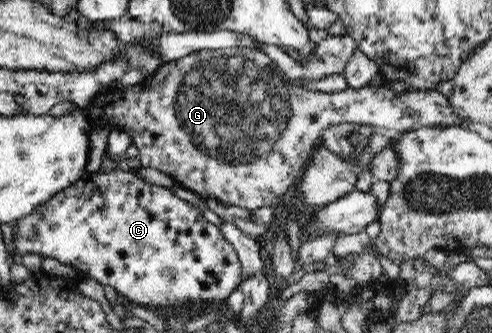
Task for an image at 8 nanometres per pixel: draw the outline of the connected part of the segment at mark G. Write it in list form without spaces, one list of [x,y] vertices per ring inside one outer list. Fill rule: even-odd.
[[[227,47],[213,50],[198,50],[190,55],[169,61],[160,66],[155,73],[152,73],[143,80],[141,86],[127,86],[122,89],[108,90],[107,92],[98,93],[97,96],[85,107],[87,115],[90,115],[91,123],[95,127],[100,127],[104,133],[117,128],[123,129],[131,138],[134,147],[138,148],[140,163],[143,167],[152,167],[152,169],[160,170],[171,178],[178,185],[186,188],[195,194],[199,194],[204,198],[213,198],[229,207],[240,207],[247,211],[260,209],[262,205],[272,206],[272,203],[278,205],[278,199],[282,200],[286,189],[294,183],[294,179],[300,175],[298,173],[304,163],[311,158],[314,149],[319,145],[320,135],[324,129],[338,125],[340,123],[359,123],[372,127],[386,127],[386,129],[396,129],[396,131],[405,132],[418,129],[419,127],[436,127],[436,126],[452,126],[468,127],[469,123],[461,121],[457,115],[451,110],[447,97],[441,92],[436,91],[409,91],[407,94],[396,93],[390,88],[389,82],[381,85],[369,85],[360,89],[352,89],[347,87],[345,90],[335,93],[324,93],[320,91],[310,90],[300,83],[291,81],[286,77],[276,65],[272,58],[265,52],[256,48],[248,47]]]

